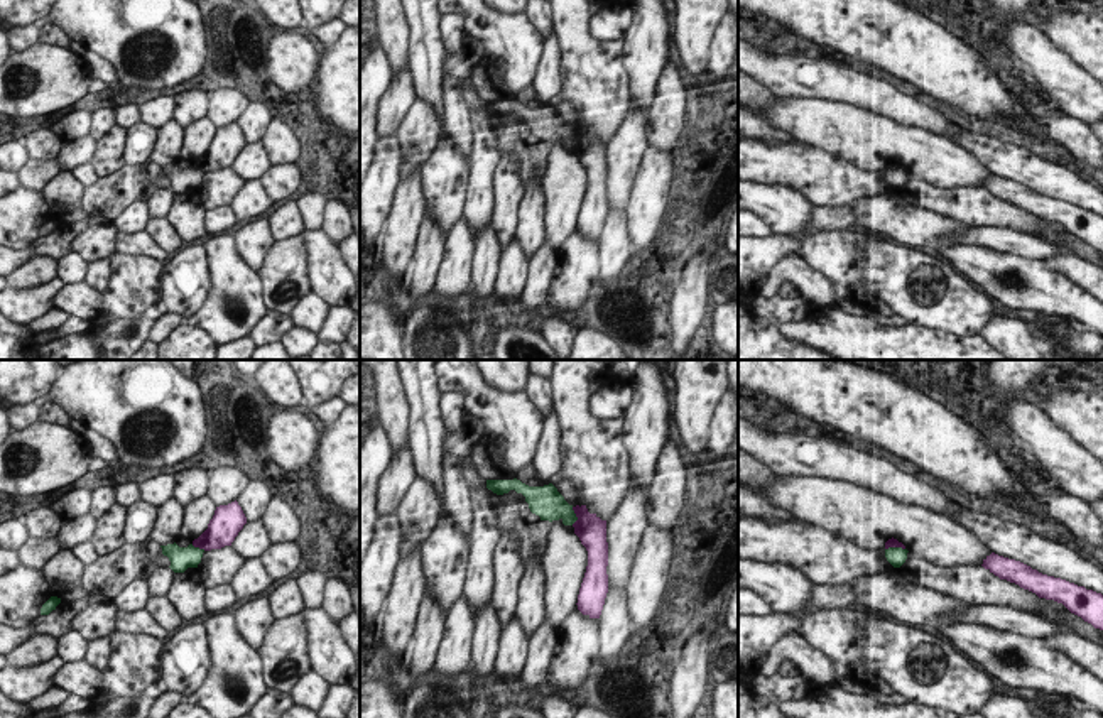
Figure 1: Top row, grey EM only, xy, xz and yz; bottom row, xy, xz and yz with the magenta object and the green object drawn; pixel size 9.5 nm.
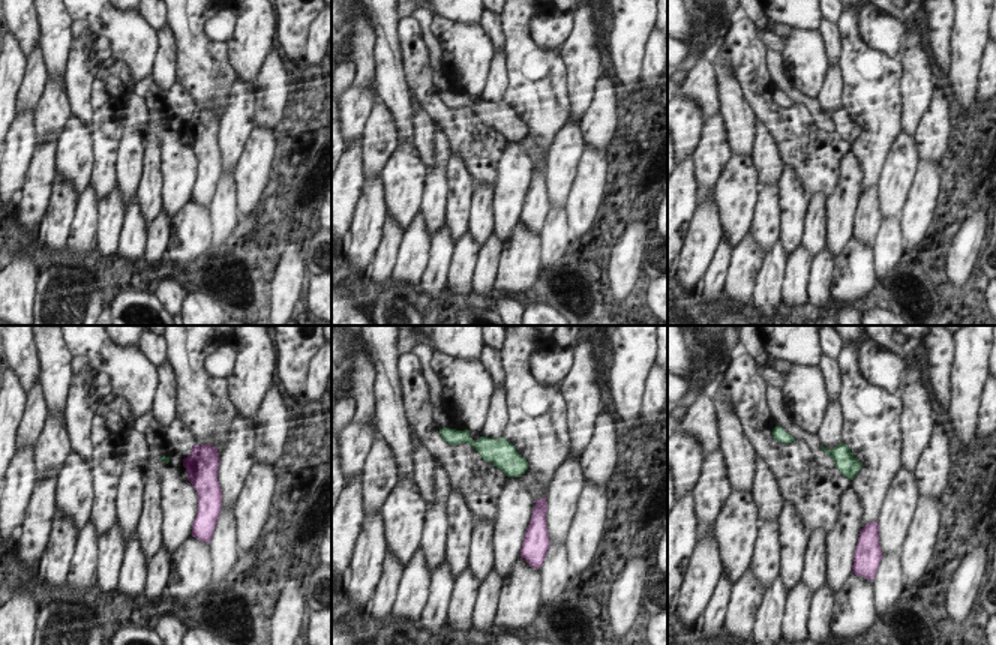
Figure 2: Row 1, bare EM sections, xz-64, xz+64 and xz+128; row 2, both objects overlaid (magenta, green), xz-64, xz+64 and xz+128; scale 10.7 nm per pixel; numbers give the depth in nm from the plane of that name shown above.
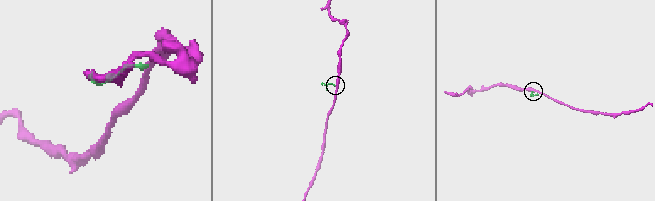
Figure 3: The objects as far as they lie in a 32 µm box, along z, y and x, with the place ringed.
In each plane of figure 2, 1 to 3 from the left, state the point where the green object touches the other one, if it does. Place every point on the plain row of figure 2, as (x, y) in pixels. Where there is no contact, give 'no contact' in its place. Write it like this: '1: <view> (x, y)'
1: no contact
2: no contact
3: no contact

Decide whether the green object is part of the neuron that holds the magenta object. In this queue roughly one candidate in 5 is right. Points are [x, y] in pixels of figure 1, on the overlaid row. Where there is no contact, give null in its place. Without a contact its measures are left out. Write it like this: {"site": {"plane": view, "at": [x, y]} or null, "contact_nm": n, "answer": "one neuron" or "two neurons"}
{"site": {"plane": "xz", "at": [576, 516]}, "contact_nm": 180, "answer": "two neurons"}

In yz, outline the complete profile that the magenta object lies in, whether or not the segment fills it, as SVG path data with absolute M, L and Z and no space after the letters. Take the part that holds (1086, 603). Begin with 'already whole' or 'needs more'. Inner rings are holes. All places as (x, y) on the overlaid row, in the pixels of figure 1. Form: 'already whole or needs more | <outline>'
already whole | M992 552L983 559L985 569L1035 593L1039 598L1062 603L1095 628L1103 630L1103 595L1061 578L1047 576L1030 566Z

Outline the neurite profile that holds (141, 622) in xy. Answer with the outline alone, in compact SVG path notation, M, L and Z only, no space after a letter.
M145 608L135 613L118 613L115 632L145 634L159 640L167 635L167 632L149 615Z

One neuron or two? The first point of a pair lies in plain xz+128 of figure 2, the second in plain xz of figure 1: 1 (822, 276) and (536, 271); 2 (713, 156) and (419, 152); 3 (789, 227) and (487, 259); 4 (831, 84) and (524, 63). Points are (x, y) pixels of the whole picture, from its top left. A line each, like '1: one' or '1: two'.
1: one
2: one
3: two
4: two

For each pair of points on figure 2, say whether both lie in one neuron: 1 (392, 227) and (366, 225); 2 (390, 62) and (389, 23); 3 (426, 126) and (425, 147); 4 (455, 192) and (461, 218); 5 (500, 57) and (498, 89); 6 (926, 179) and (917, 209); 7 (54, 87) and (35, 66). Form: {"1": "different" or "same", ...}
{"1": "different", "2": "same", "3": "same", "4": "same", "5": "same", "6": "same", "7": "different"}

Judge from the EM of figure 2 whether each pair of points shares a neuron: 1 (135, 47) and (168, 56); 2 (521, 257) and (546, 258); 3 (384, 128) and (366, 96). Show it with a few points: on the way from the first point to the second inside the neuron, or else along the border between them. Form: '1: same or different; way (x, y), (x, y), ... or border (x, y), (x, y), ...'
1: different; border (156, 30), (158, 53), (150, 72)
2: different; border (539, 233), (542, 273)
3: different; border (375, 105), (362, 137)

